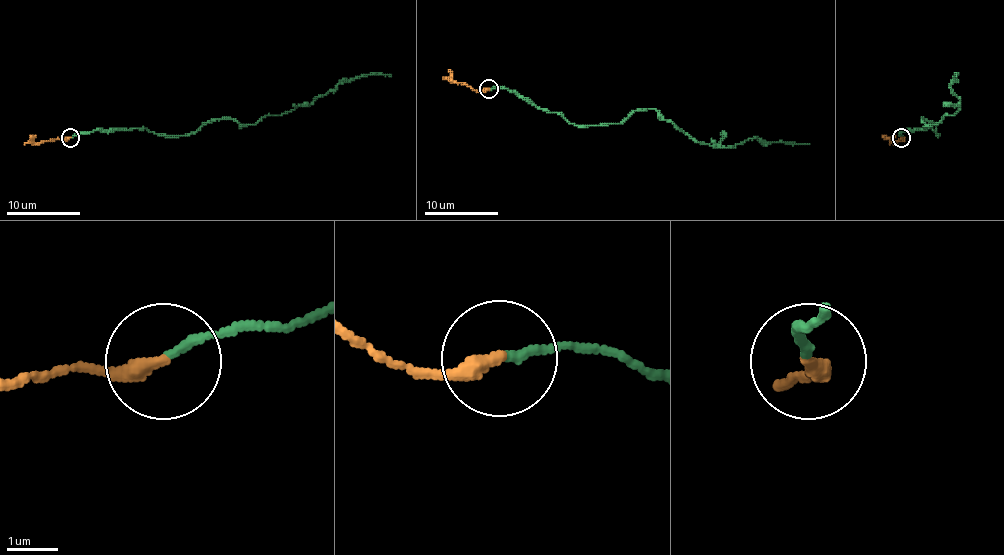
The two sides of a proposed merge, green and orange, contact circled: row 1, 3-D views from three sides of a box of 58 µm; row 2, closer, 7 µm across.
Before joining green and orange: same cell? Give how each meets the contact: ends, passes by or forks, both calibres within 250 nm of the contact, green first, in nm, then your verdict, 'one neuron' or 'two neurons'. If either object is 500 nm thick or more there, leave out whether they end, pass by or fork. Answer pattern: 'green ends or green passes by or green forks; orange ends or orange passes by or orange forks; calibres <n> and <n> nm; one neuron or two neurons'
green ends; orange ends; calibres 150 and 320 nm; two neurons

